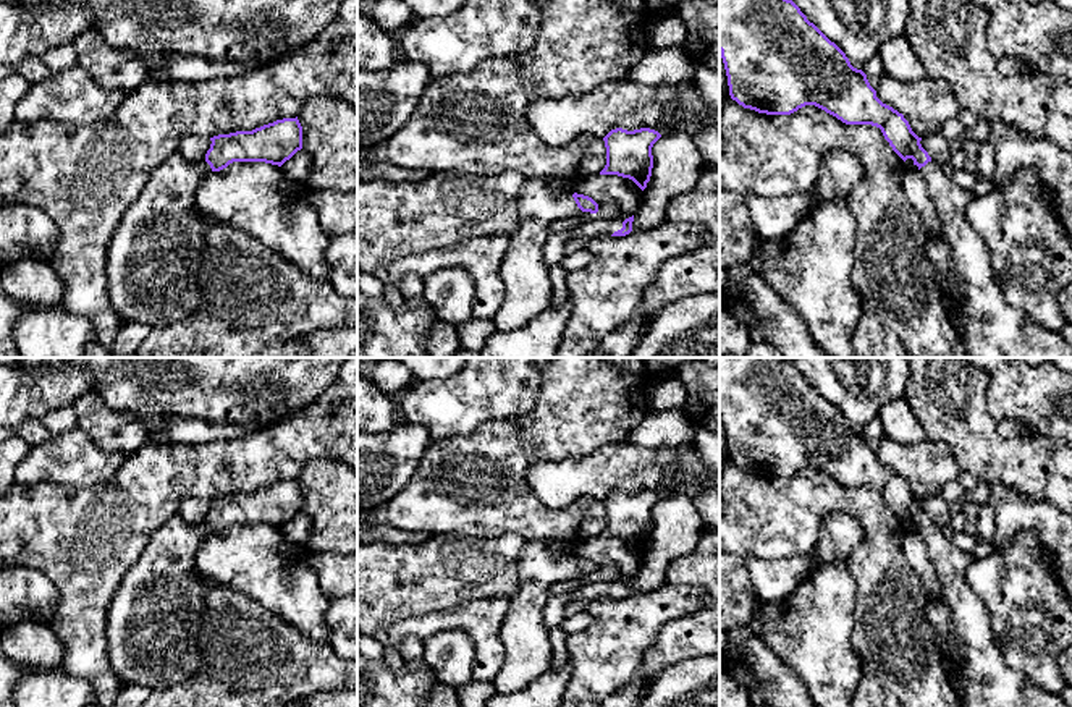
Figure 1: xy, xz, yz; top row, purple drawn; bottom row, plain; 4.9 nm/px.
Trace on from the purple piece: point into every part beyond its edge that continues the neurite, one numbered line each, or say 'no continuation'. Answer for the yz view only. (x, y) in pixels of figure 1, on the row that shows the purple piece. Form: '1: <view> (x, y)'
1: yz (991, 327)

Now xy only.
1: xy (154, 258)

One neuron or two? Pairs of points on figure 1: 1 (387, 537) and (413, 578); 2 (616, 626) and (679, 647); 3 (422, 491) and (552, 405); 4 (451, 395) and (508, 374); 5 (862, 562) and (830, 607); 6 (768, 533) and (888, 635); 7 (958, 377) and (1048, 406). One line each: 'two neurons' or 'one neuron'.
1: two neurons
2: two neurons
3: one neuron
4: one neuron
5: two neurons
6: one neuron
7: two neurons

